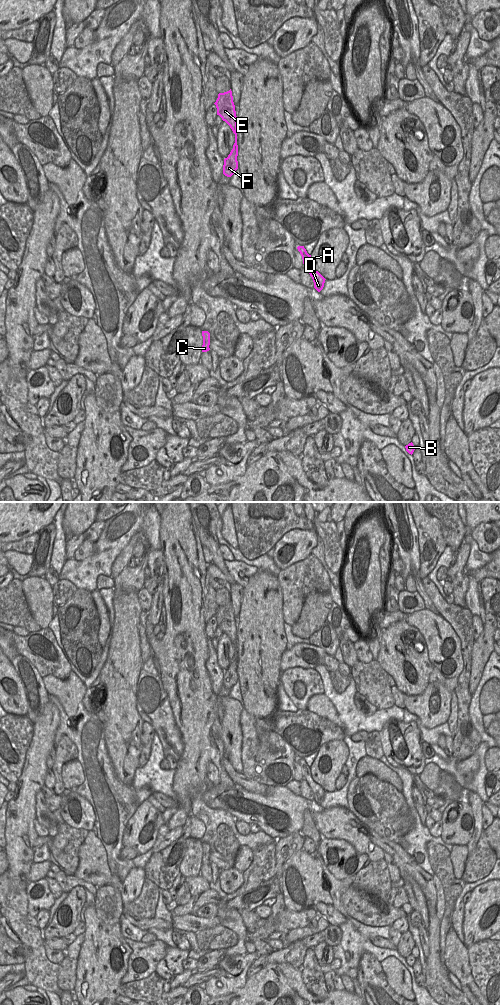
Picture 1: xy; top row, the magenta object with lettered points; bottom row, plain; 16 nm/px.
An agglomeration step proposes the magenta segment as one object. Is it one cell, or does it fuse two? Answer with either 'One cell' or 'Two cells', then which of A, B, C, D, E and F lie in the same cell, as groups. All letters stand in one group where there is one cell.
Two cells. Groups: A B D E / C F.

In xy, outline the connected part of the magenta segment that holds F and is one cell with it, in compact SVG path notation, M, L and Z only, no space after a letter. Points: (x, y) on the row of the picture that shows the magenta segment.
M238 150L231 151L227 158L224 159L223 174L227 177L231 177L238 169Z

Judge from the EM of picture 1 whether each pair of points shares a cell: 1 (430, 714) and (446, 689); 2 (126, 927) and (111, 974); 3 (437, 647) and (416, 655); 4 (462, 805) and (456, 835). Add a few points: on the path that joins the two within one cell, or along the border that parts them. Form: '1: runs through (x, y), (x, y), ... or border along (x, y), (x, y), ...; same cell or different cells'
1: runs through (433, 708), (441, 698), (441, 695); same cell
2: border along (118, 922), (121, 933), (125, 937); different cells
3: border along (418, 629), (426, 646), (428, 660), (433, 666); different cells
4: runs through (462, 812), (460, 828); same cell

